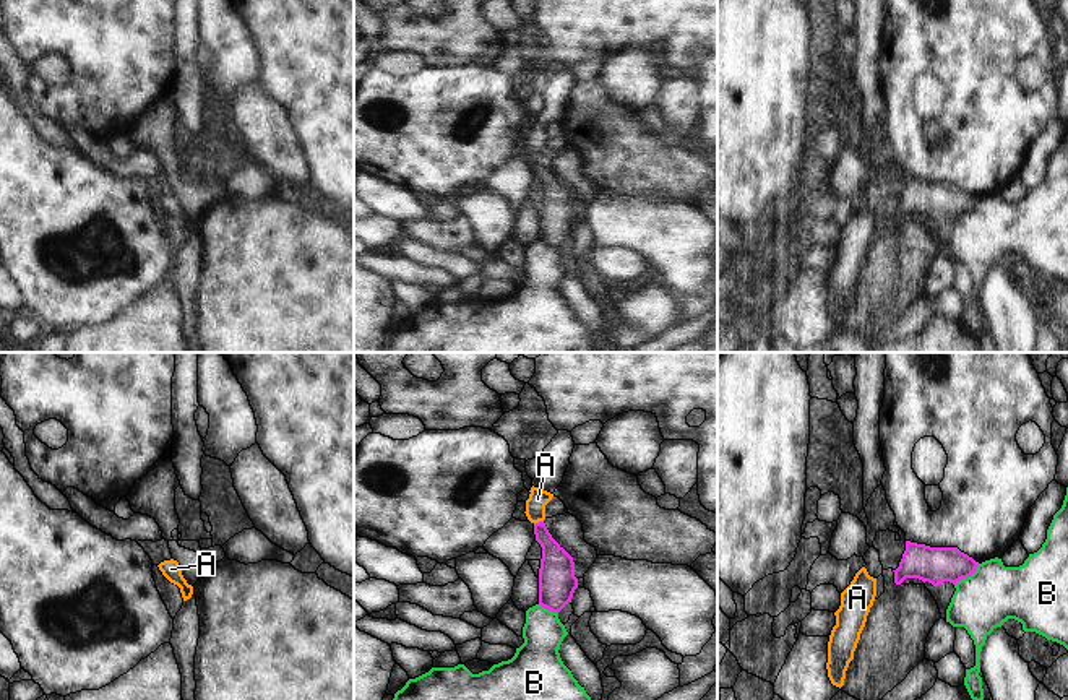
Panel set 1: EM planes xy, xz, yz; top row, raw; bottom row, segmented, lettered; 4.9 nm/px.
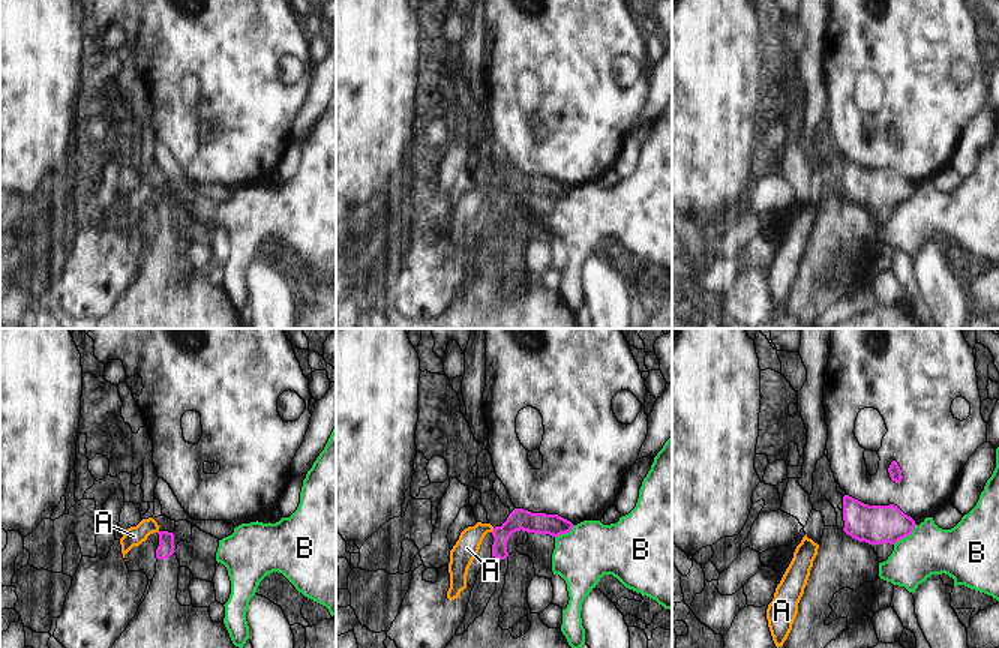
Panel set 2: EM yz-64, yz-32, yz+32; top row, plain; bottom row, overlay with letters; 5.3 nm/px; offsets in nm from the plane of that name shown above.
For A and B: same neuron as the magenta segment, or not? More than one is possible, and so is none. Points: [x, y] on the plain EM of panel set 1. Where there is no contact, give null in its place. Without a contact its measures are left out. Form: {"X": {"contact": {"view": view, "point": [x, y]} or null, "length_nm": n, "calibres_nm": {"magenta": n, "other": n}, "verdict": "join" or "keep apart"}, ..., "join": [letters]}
{"A": {"contact": {"view": "xz", "point": [539, 158]}, "length_nm": 50, "calibres_nm": {"magenta": 180, "other": 100}, "verdict": "keep apart"}, "B": {"contact": {"view": "yz", "point": [968, 211]}, "length_nm": 170, "calibres_nm": {"magenta": 180, "other": 300}, "verdict": "keep apart"}, "join": []}

